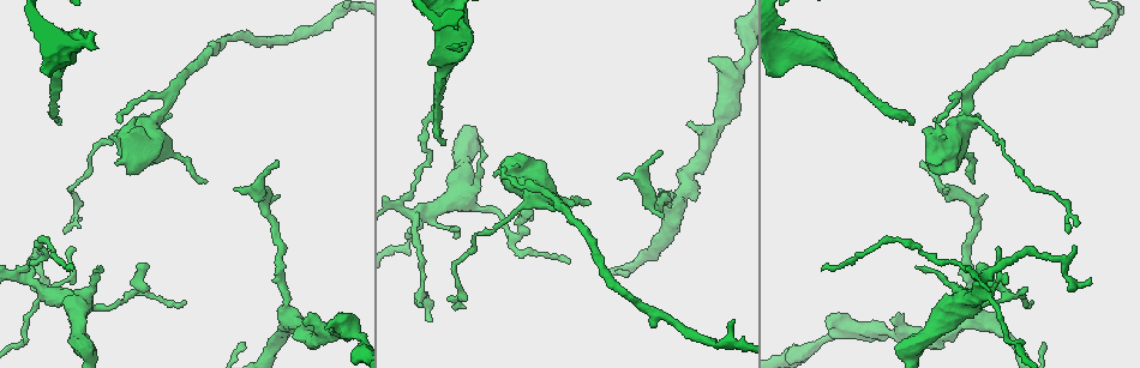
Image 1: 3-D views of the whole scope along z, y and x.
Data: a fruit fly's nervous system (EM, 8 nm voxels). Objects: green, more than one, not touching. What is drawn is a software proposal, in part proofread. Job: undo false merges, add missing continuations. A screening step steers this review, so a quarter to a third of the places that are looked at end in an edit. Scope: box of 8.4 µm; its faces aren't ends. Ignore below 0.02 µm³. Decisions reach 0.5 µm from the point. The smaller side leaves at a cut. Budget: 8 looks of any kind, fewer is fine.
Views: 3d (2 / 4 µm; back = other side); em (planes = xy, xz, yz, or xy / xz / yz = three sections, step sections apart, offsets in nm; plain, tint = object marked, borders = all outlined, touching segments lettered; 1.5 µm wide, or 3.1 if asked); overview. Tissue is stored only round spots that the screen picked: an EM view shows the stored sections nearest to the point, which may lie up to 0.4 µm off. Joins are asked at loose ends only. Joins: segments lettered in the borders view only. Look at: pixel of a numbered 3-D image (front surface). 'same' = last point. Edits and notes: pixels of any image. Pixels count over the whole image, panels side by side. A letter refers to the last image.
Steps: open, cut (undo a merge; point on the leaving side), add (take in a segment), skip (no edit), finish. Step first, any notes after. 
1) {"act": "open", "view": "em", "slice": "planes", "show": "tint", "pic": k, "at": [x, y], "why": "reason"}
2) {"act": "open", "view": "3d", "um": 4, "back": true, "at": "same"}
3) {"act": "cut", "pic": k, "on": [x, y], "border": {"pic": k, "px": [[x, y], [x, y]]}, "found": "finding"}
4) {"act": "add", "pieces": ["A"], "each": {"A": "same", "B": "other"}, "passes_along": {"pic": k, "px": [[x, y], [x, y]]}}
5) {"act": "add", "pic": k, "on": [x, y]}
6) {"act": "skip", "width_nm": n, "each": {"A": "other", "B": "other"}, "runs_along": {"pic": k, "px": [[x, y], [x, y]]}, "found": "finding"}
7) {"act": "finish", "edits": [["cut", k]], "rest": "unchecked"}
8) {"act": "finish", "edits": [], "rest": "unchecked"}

{"act": "open", "view": "em", "slice": "planes", "show": "plain", "pic": 1, "at": [29, 281], "why": "thin arm on a thick one"}

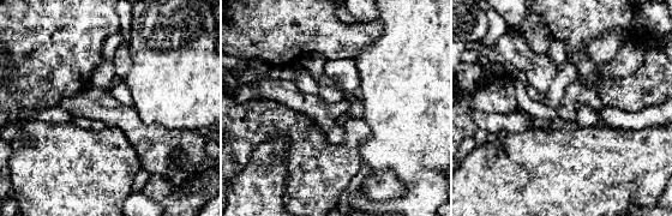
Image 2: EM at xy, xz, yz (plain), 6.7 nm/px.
{"act": "open", "view": "em", "slice": "planes", "show": "tint", "at": "same"}

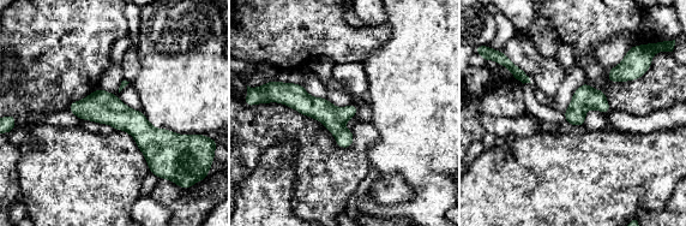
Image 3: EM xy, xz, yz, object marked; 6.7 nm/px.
{"act": "open", "view": "em", "slice": "planes", "show": "borders", "at": "same"}

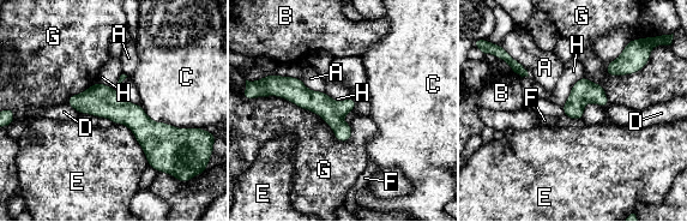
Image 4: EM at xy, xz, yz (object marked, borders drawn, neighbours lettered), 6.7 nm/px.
{"act": "skip", "width_nm": 160, "each": {"A": "other", "B": "other", "C": "other", "D": "other", "E": "other", "F": "other", "G": "other", "H": "other"}, "border": {"pic": 4, "px": [[583, 76], [572, 86], [561, 106]]}, "found": "one cell here"}

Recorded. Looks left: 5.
{"act": "open", "view": "3d", "um": 2, "pic": 1, "at": [184, 302], "why": "free end"}

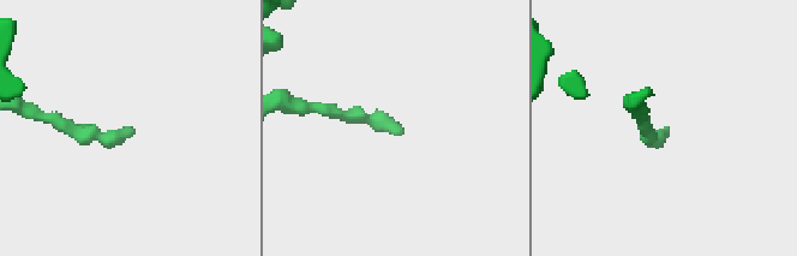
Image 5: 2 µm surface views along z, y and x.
{"act": "open", "view": "em", "slice": "xy", "step": 8, "show": "tint", "pic": 5, "at": [668, 133]}

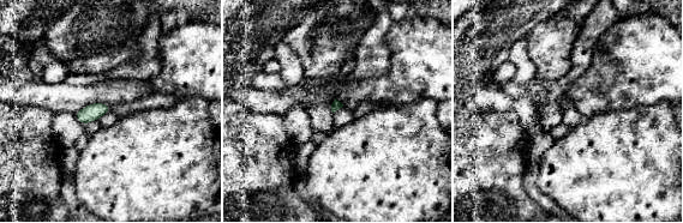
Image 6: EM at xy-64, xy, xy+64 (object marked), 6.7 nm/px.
{"act": "open", "view": "em", "slice": "planes", "show": "borders", "at": "same", "why": "another direction"}

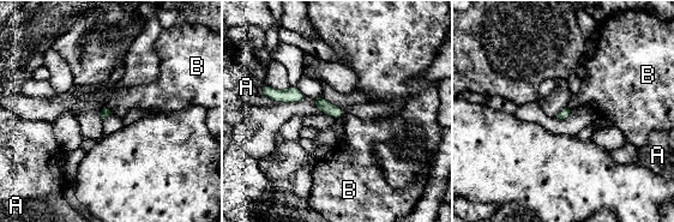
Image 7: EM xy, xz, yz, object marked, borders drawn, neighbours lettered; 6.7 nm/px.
{"act": "skip", "each": {"A": "other", "B": "other"}, "border": {"pic": 7, "px": [[104, 106], [113, 113]]}, "found": "no lettered segment goes on from it"}

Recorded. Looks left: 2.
{"act": "open", "view": "em", "slice": "xy", "step": 8, "show": "borders", "pic": 1, "at": [206, 181]}

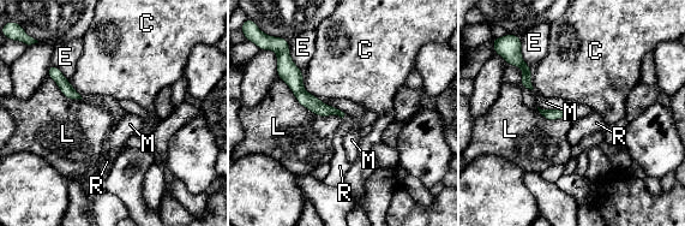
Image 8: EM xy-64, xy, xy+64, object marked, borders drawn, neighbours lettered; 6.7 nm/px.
{"act": "add", "pieces": ["R"], "each": {"C": "other", "E": "other", "L": "other", "M": "other", "R": "same"}, "passes_along": {"pic": 8, "px": [[311, 102], [343, 117], [347, 124]]}, "found": "it goes on there"}

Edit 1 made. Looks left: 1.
{"act": "finish", "edits": [["add", 8]], "rest": "unchecked"}

